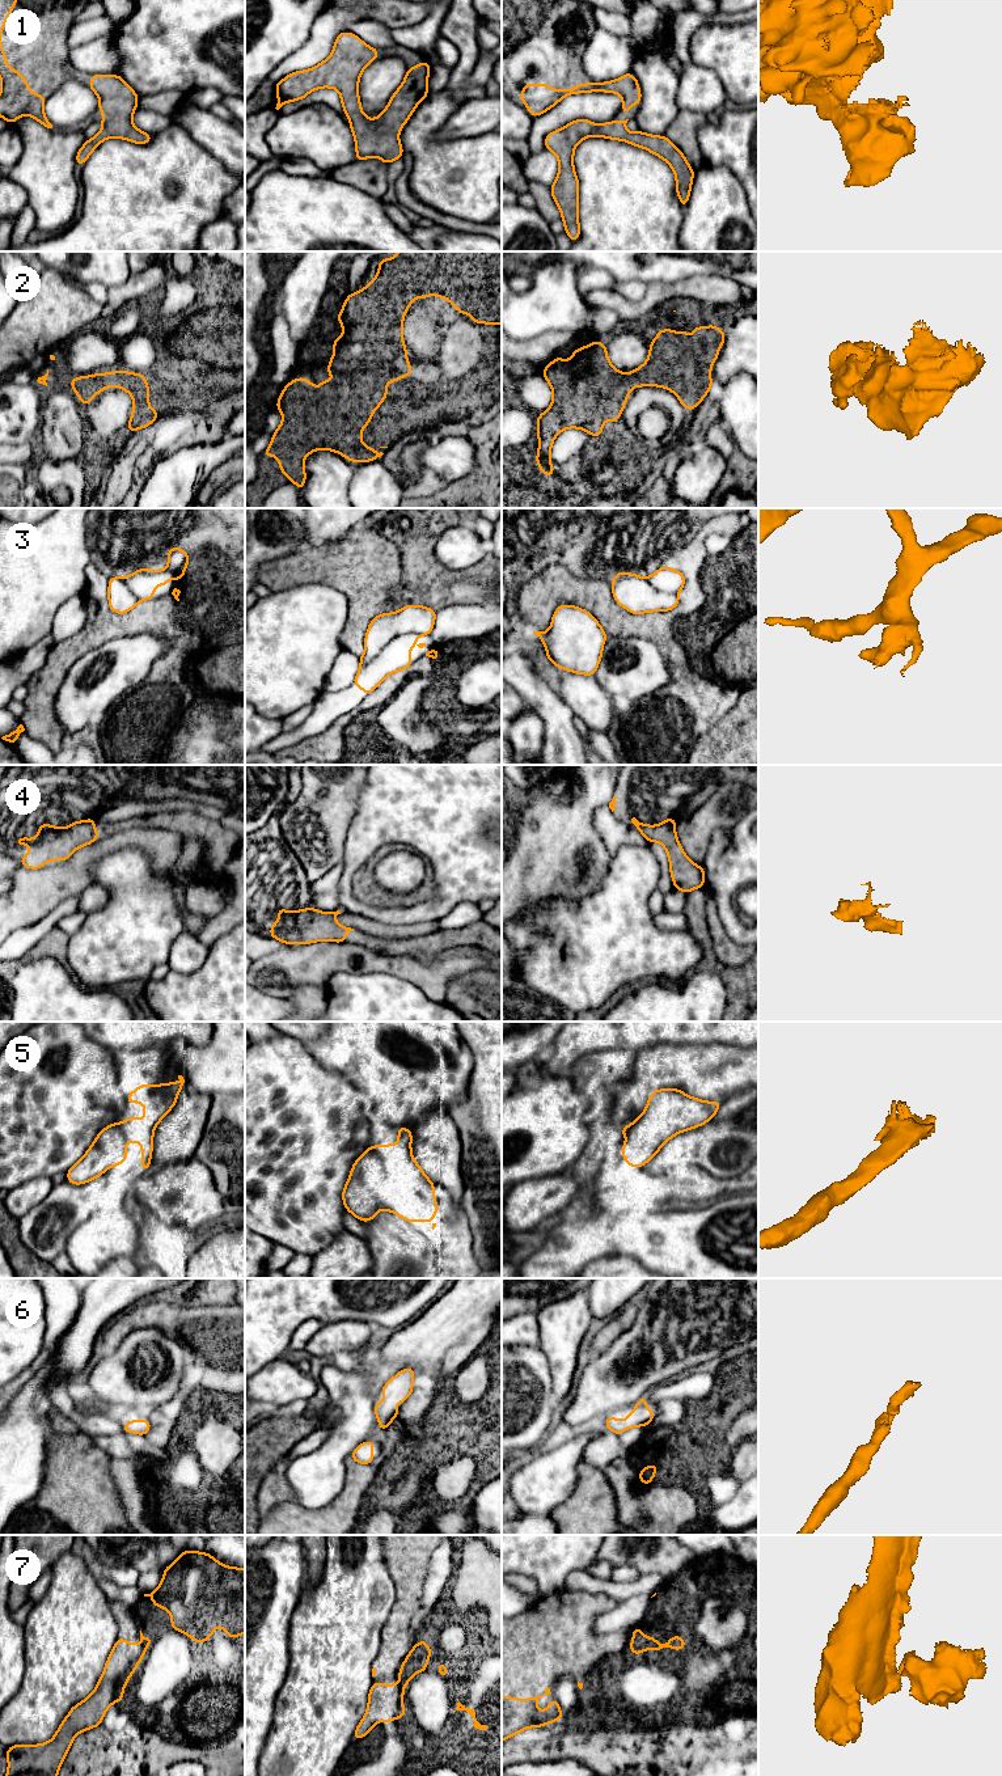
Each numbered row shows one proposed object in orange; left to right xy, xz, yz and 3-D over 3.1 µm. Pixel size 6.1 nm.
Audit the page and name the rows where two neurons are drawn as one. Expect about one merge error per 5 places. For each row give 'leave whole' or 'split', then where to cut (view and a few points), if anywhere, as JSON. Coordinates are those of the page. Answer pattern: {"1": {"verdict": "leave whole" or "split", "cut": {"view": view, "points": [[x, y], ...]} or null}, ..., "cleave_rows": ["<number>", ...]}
{"1": {"verdict": "leave whole", "cut": null}, "2": {"verdict": "leave whole", "cut": null}, "3": {"verdict": "leave whole", "cut": null}, "4": {"verdict": "leave whole", "cut": null}, "5": {"verdict": "leave whole", "cut": null}, "6": {"verdict": "leave whole", "cut": null}, "7": {"verdict": "split", "cut": {"view": "xz", "points": [[400, 1684], [402, 1690]]}}, "cleave_rows": ["7"]}

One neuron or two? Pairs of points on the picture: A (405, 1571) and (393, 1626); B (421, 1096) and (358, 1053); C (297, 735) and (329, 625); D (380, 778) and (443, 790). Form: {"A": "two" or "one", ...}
{"A": "one", "B": "one", "C": "two", "D": "one"}

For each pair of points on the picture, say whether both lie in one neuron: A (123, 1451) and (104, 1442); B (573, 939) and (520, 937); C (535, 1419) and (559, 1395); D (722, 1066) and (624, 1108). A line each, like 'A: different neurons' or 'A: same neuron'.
A: same neuron
B: same neuron
C: different neurons
D: same neuron

